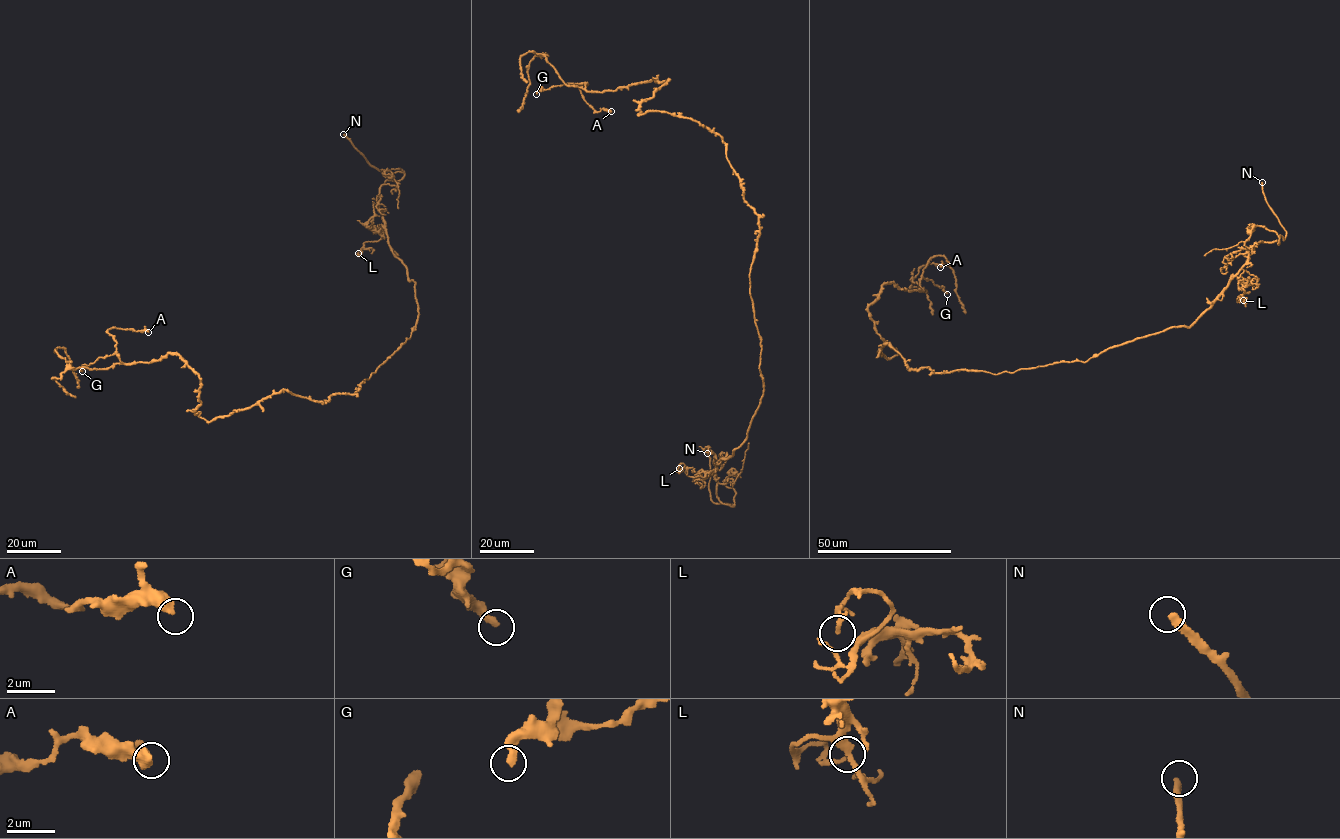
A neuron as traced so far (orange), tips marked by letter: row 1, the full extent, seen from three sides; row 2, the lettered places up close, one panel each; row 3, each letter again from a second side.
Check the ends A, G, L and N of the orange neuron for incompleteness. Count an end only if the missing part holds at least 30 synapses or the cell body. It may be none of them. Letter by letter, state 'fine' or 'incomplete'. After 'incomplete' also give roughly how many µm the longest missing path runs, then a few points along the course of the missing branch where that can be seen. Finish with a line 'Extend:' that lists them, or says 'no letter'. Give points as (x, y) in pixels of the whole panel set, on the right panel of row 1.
A: fine
G: fine
L: fine
N: incomplete; missing 10 µm; course (1262, 182), (1262, 161)
Extend: N

